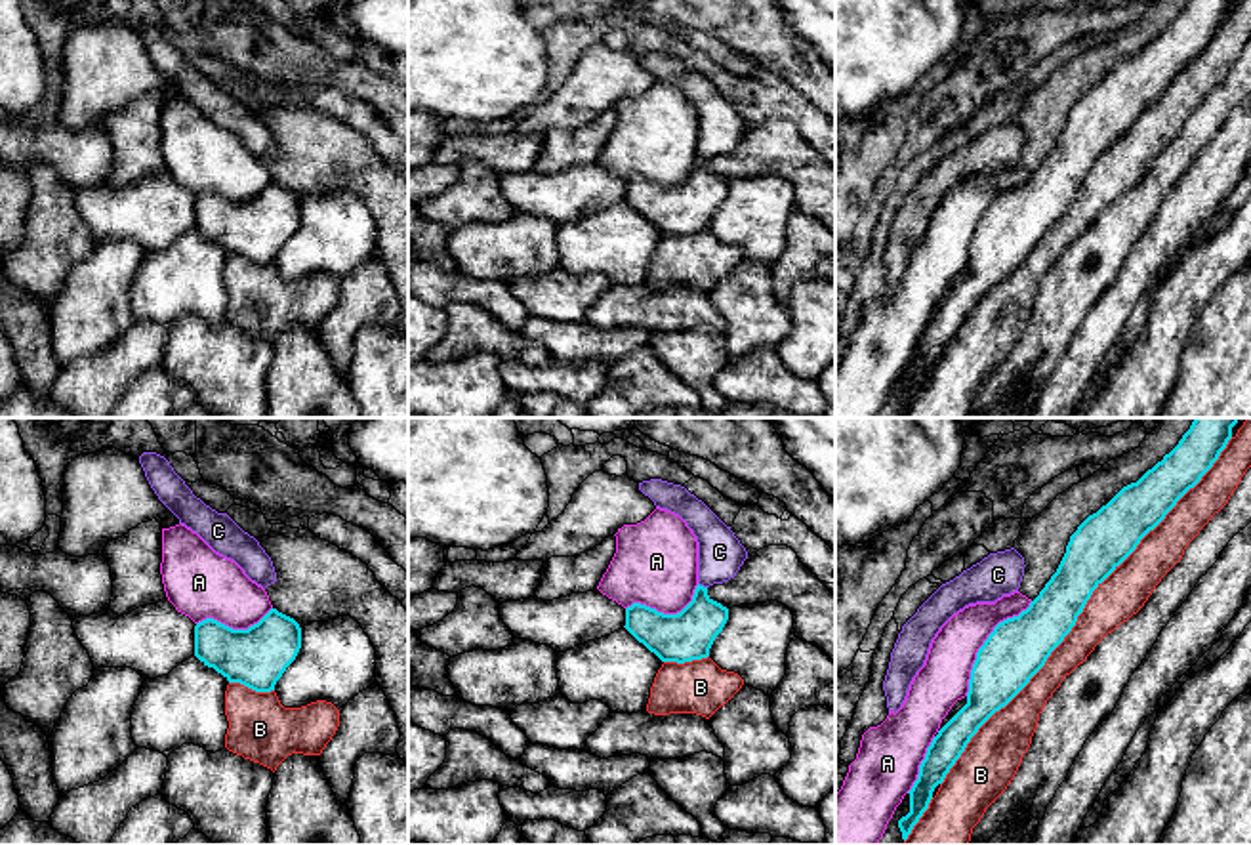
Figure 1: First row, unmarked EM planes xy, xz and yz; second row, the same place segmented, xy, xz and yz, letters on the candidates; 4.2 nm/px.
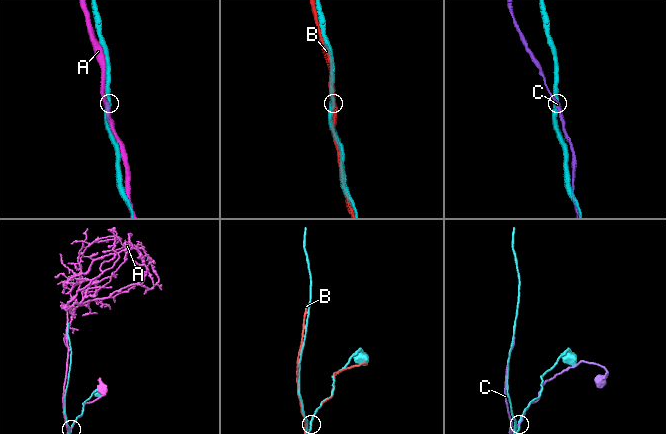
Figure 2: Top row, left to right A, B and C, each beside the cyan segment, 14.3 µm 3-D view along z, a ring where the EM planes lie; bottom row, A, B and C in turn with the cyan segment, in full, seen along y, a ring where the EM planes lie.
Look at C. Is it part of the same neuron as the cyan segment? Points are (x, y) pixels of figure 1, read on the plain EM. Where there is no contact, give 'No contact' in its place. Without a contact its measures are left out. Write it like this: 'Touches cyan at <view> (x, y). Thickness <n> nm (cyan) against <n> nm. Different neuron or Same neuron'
Touches cyan at xz (702, 159). Thickness 220 nm (cyan) against 190 nm. Different neuron

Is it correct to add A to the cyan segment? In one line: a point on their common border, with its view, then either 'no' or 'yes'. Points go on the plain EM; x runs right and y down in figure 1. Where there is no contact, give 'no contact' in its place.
meets cyan in yz at (984, 216); no

